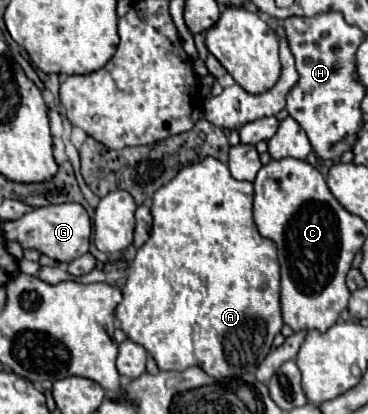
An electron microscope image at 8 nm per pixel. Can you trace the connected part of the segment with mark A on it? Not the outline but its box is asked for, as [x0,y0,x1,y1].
[117,157,283,377]

